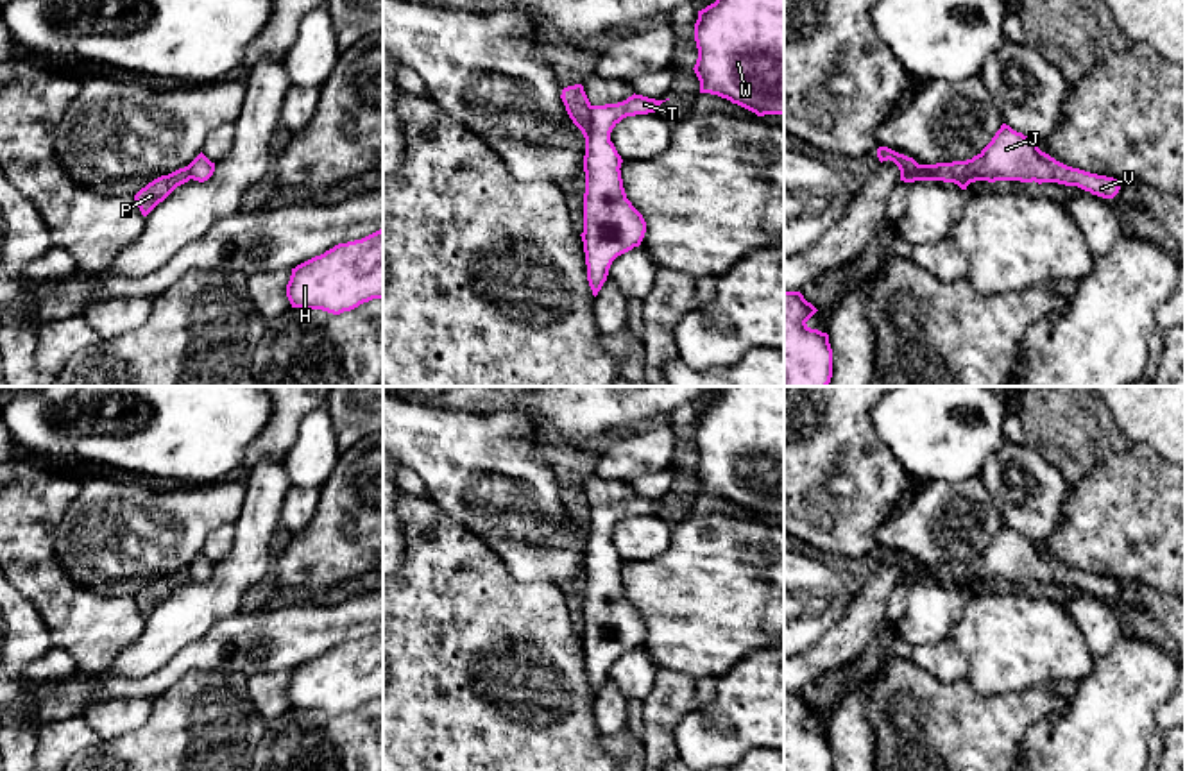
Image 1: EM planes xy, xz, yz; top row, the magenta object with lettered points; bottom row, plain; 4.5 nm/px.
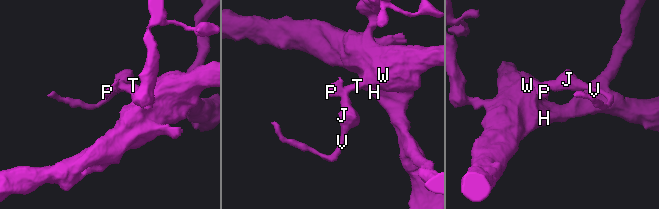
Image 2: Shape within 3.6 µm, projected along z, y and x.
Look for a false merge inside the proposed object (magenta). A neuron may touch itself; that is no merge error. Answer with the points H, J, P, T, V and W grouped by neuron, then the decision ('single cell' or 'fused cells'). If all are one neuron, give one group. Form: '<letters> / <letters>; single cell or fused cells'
H J T V W / P; fused cells

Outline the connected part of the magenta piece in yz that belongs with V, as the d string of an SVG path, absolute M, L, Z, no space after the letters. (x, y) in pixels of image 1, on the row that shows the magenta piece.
M1002 123L992 141L972 159L922 165L936 181L954 182L967 190L976 181L1058 182L1078 186L1092 195L1113 199L1117 179L1067 166L1042 152L1036 141Z

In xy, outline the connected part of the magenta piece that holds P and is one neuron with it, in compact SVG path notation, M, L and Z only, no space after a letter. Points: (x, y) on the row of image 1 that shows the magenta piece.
M188 166L179 168L168 175L161 175L141 188L134 200L143 216L147 216L159 202L163 202L177 186L192 179Z

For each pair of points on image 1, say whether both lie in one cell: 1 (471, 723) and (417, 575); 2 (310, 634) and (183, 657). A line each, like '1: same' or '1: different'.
1: same
2: same

